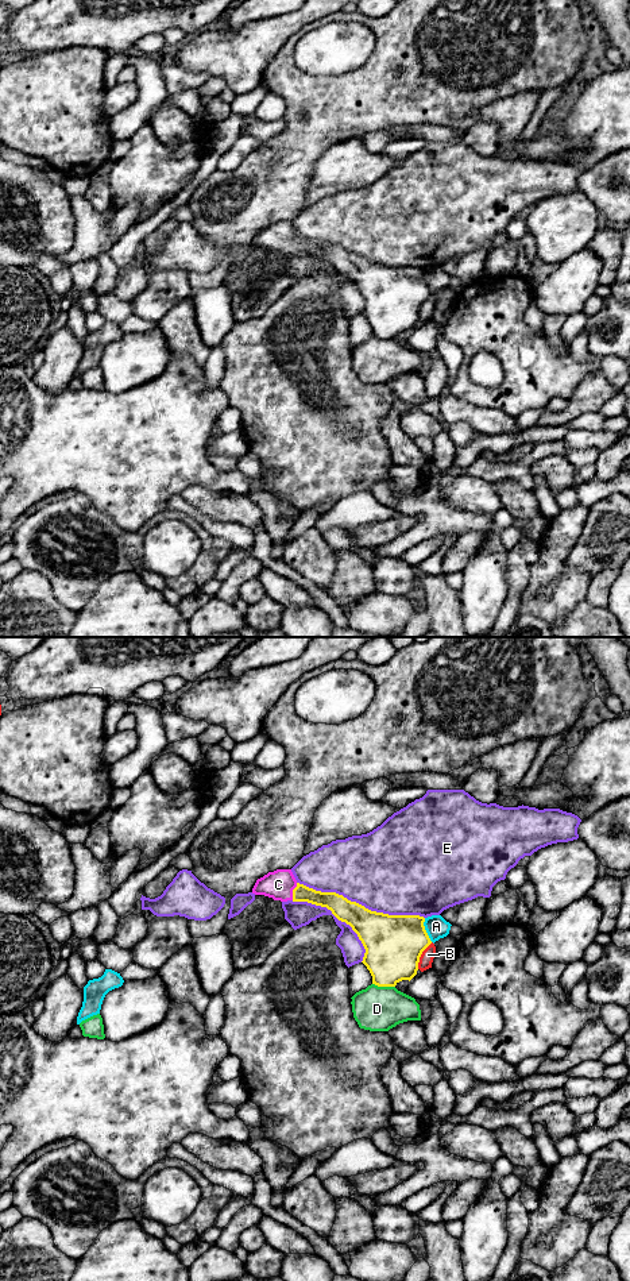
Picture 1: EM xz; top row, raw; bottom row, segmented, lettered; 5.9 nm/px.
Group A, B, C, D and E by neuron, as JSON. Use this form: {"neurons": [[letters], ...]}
{"neurons": [["A"], ["B"], ["C"], ["D"], ["E"]]}

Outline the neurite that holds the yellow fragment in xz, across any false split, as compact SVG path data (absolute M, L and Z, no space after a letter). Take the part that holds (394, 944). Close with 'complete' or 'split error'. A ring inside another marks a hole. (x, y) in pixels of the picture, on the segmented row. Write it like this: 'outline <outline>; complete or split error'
outline M277 869L258 879L252 894L281 902L308 902L326 907L352 927L366 953L363 964L378 987L411 980L422 952L432 944L420 915L389 915L366 908L336 892L321 892L299 884L291 869Z; split error

